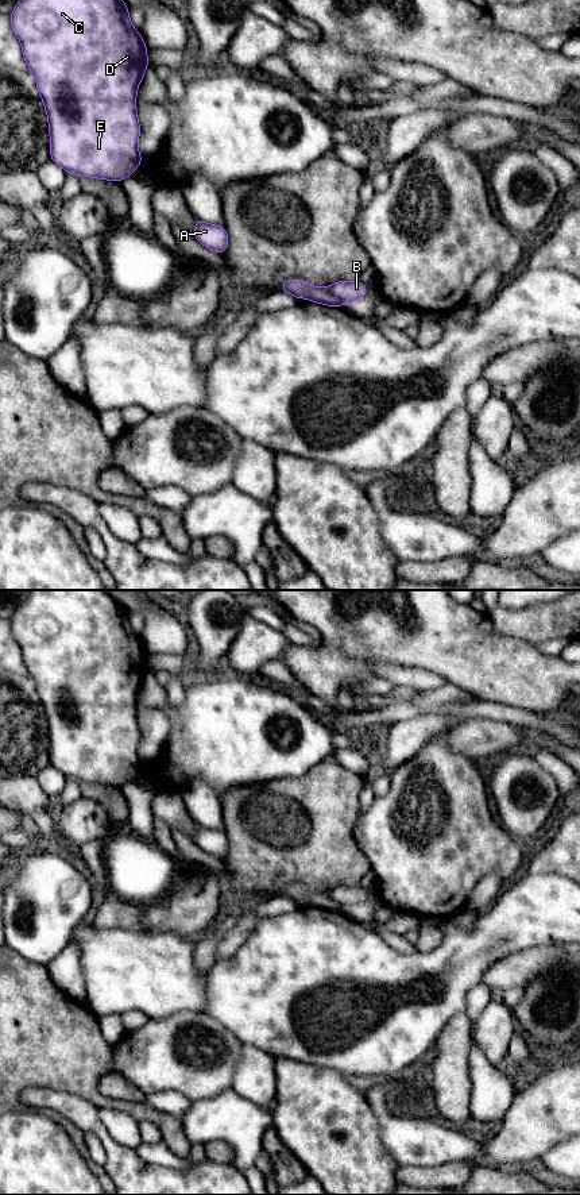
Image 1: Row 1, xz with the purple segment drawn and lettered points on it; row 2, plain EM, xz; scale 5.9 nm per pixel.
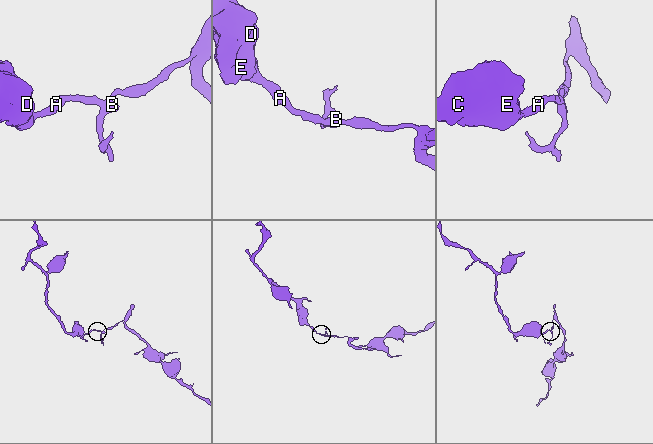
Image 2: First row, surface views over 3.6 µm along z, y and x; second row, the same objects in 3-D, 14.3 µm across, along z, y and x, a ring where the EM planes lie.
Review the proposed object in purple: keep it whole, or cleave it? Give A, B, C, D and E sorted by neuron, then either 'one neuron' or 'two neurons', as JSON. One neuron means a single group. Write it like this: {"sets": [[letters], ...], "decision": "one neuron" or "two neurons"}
{"sets": [["A", "C", "D", "E"], ["B"]], "decision": "two neurons"}

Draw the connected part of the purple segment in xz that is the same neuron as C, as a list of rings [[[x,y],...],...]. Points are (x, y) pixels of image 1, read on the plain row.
[[[28,590],[9,621],[46,713],[51,766],[67,779],[117,787],[132,780],[143,766],[138,755],[136,697],[150,670],[148,655],[129,625],[128,610],[104,590]]]

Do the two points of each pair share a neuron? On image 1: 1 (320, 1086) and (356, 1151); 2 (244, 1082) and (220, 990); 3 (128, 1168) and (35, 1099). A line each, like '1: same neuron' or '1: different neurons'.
1: same neuron
2: different neurons
3: same neuron

